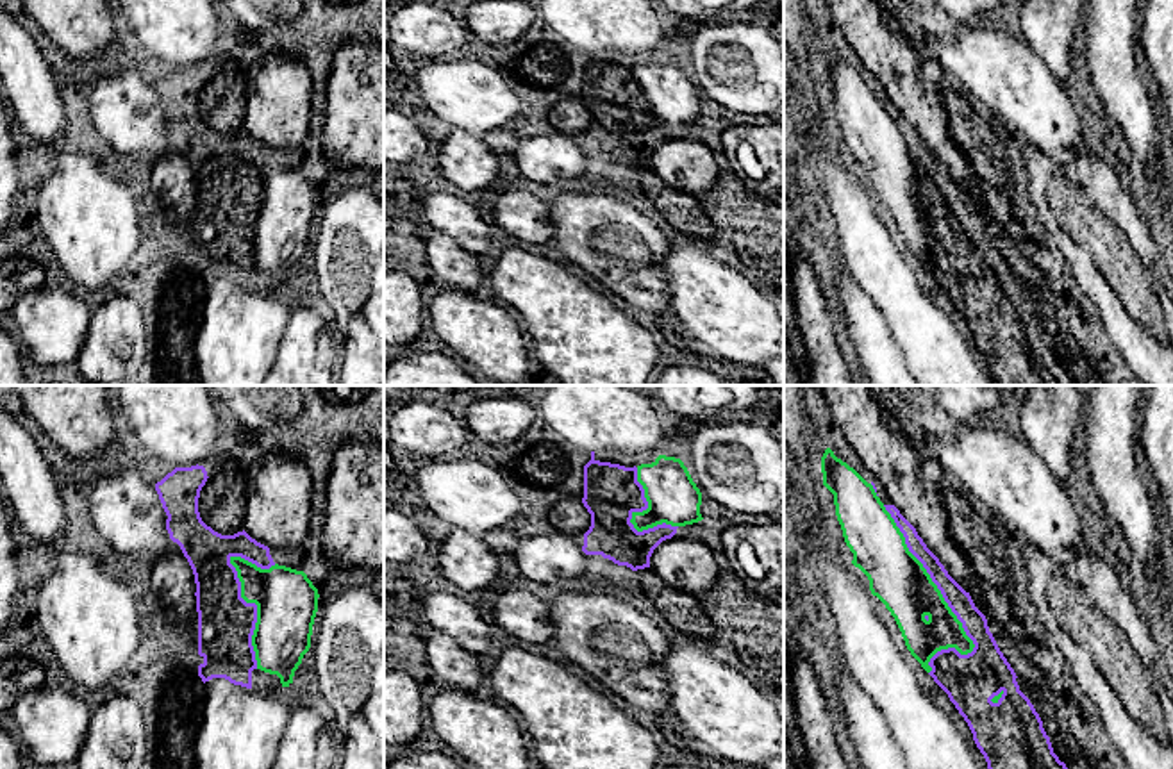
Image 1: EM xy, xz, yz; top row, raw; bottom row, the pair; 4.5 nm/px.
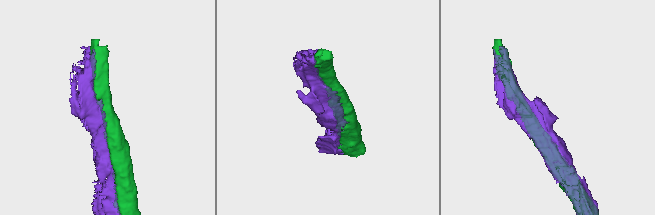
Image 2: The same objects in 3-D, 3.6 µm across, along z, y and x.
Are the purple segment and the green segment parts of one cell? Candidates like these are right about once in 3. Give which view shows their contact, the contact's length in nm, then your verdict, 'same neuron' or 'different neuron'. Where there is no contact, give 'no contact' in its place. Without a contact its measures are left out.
yz | 800 nm | different neuron

